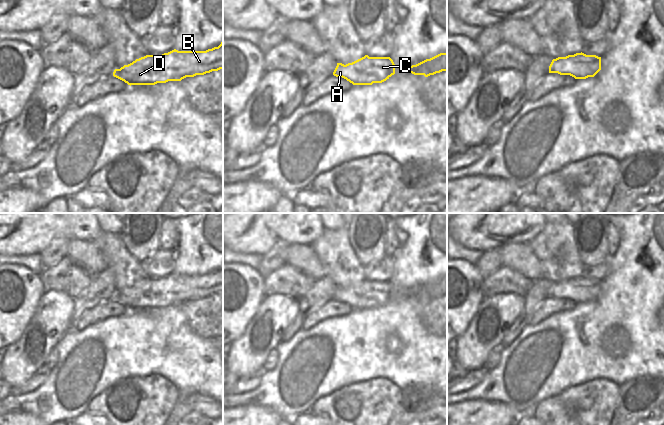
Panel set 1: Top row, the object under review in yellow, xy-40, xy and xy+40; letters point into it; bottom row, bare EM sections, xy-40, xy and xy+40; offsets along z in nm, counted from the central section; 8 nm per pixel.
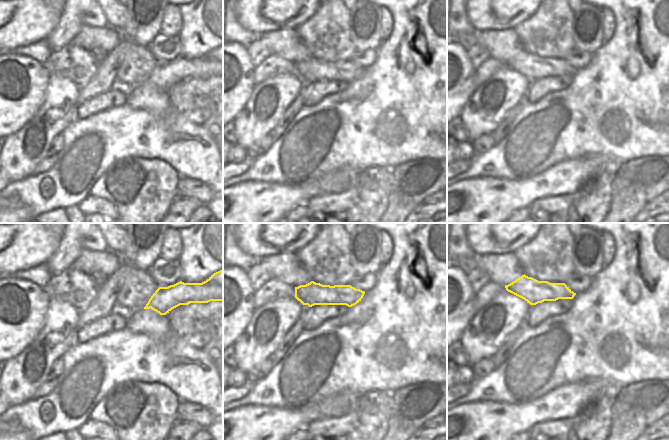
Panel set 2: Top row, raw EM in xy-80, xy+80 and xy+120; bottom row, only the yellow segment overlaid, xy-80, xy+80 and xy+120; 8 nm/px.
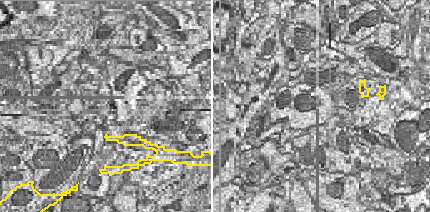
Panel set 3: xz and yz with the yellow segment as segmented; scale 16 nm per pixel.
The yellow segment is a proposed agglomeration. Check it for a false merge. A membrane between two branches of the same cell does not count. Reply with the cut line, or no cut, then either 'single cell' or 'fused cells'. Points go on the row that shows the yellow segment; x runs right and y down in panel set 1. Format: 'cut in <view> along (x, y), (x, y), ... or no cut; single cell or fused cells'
cut in xy-40 along (139, 58), (148, 66), (149, 81), (156, 83); fused cells

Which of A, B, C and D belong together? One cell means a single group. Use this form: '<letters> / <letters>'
A D / B C

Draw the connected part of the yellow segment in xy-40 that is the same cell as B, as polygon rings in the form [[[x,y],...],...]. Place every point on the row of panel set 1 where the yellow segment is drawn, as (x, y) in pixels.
[[[223,41],[218,47],[206,51],[178,51],[162,55],[141,57],[143,65],[149,66],[150,83],[181,81],[186,77],[204,75],[223,69]]]

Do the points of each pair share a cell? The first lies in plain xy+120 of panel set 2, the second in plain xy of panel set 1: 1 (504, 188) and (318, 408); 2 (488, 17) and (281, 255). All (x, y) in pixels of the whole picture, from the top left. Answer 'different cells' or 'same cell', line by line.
1: different cells
2: different cells

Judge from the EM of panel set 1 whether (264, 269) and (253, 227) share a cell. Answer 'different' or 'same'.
different

